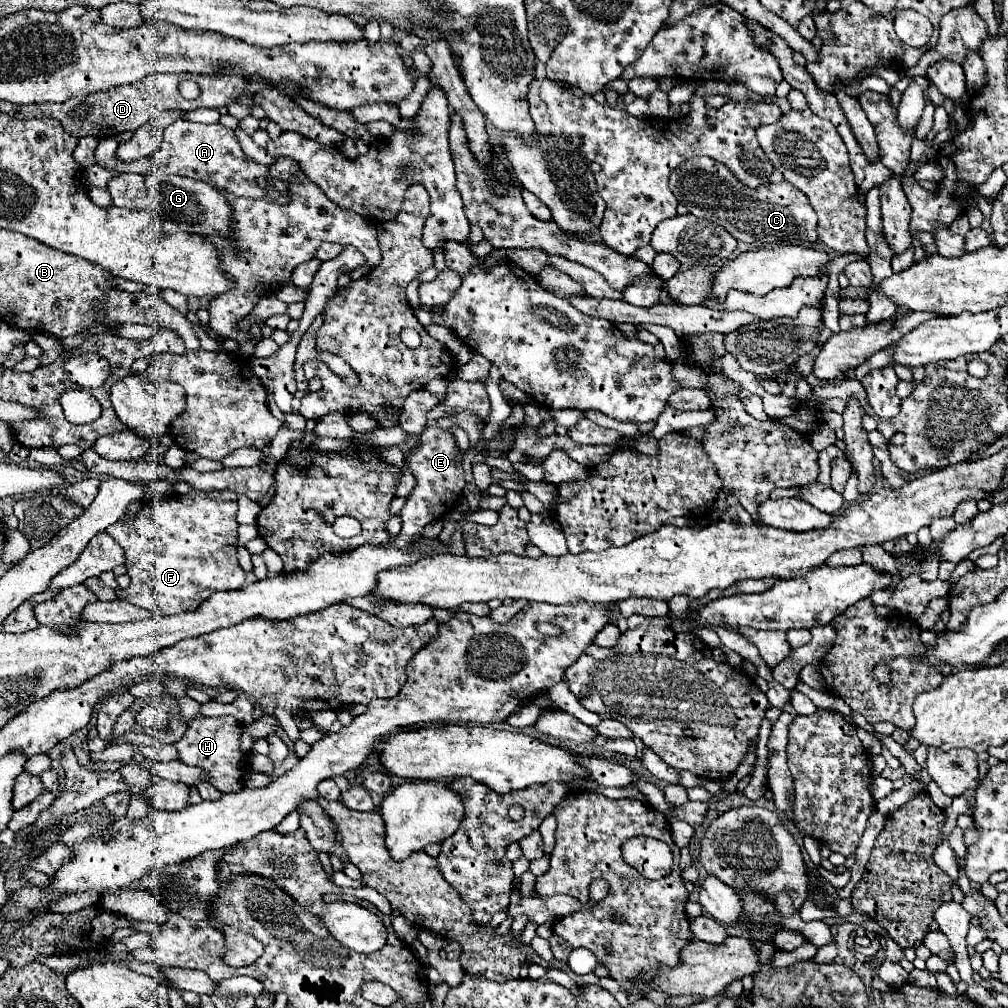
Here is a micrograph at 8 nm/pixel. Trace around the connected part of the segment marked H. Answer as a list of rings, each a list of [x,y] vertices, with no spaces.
[[[197,715],[193,721],[187,723],[187,731],[175,743],[175,747],[179,751],[179,759],[185,765],[203,769],[213,787],[217,787],[221,793],[231,793],[243,787],[243,777],[247,773],[247,753],[243,753],[239,745],[241,735],[243,735],[243,725],[229,715],[223,717]]]

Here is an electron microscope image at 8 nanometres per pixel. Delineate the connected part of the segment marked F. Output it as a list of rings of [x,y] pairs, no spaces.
[[[189,491],[185,495],[173,493],[159,499],[149,499],[143,503],[139,513],[131,519],[121,519],[105,531],[123,547],[127,561],[127,573],[131,577],[129,589],[117,589],[117,597],[125,599],[143,609],[175,615],[183,611],[193,611],[209,599],[215,591],[231,591],[245,585],[245,571],[237,563],[237,495],[233,491]]]

